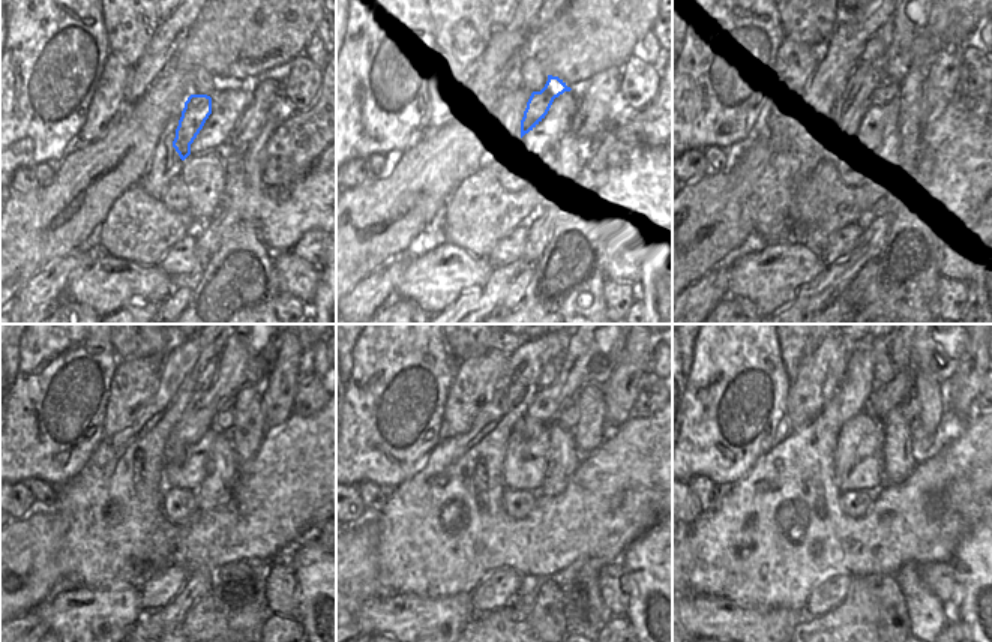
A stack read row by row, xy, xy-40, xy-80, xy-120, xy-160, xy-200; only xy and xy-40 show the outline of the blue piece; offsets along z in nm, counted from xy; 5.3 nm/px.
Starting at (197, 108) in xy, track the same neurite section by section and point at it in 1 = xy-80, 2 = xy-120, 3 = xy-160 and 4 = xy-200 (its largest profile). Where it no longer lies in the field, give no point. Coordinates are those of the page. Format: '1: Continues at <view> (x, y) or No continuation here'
1: Continues at xy-80 (887, 92)
2: Continues at xy-120 (222, 422)
3: Continues at xy-160 (568, 416)
4: Continues at xy-200 (910, 407).

